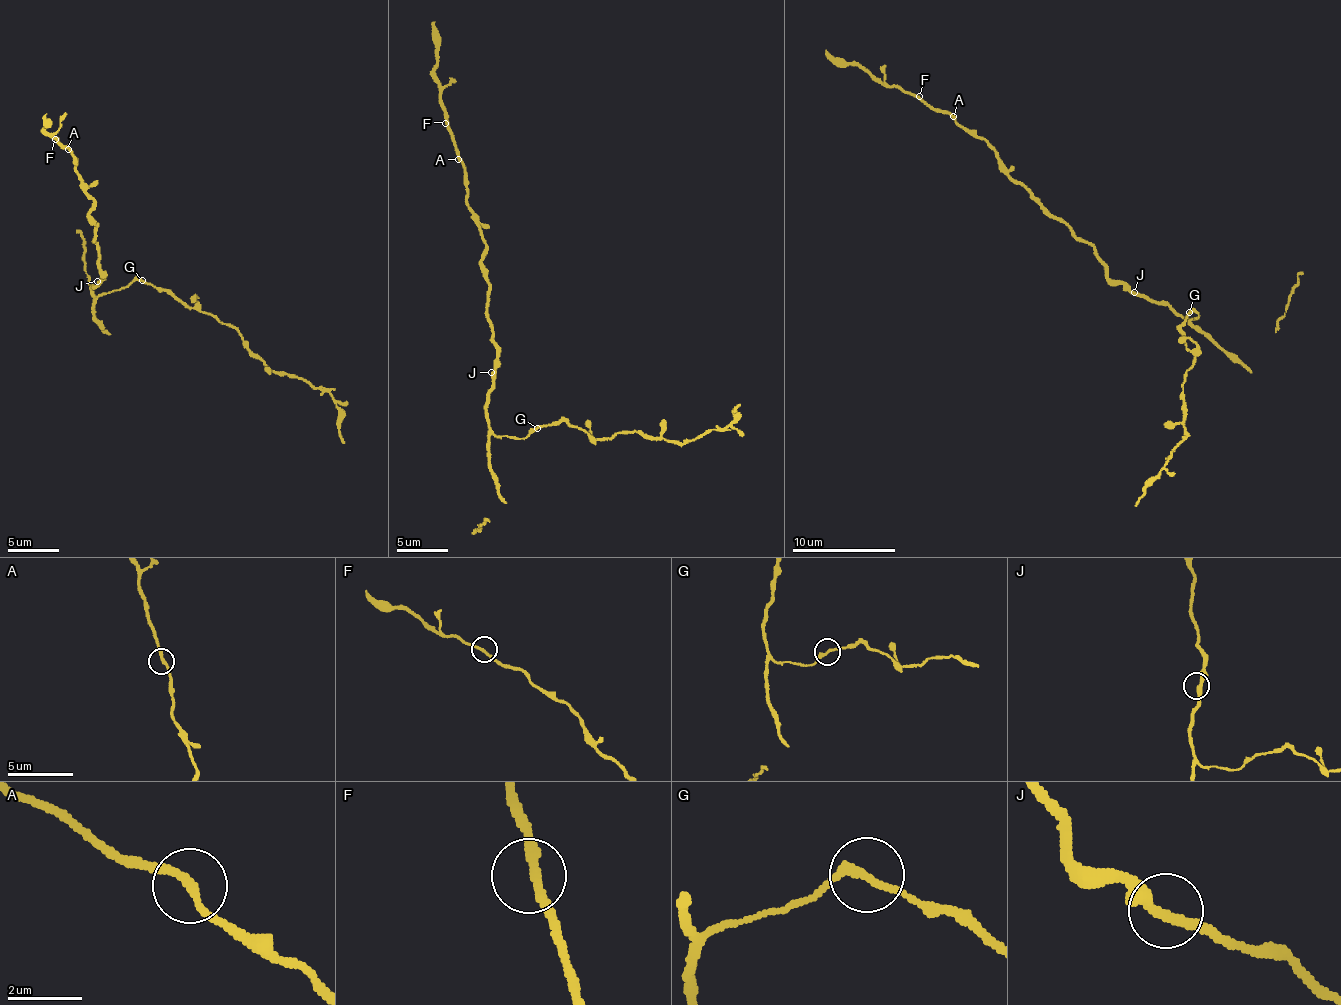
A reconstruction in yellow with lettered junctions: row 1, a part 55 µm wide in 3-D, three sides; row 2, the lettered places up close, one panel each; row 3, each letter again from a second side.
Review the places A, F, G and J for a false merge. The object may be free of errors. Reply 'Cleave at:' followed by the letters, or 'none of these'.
Cleave at: none of these

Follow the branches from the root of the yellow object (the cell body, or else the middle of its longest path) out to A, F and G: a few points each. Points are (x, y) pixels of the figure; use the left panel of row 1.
A: (99, 283), (100, 248), (95, 243), (95, 220), (90, 216), (93, 200), (75, 169), (75, 155), (68, 149)
F: (99, 283), (100, 248), (95, 243), (95, 220), (90, 216), (93, 200), (75, 169), (75, 156), (55, 139)
G: (99, 283), (99, 280), (91, 288), (96, 297), (143, 279)

